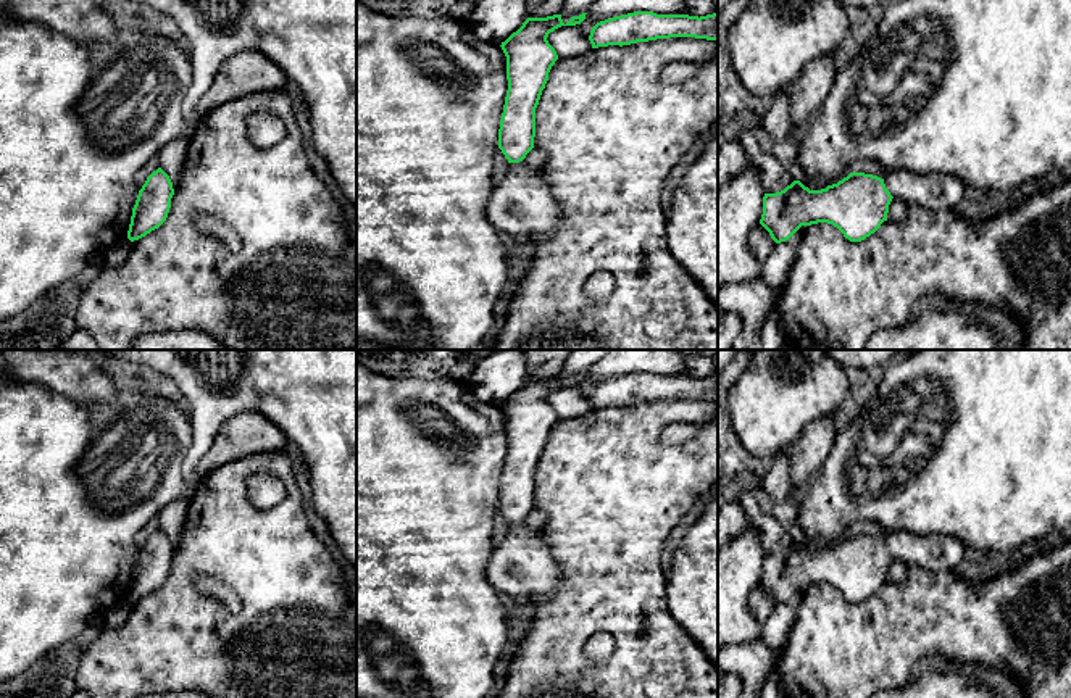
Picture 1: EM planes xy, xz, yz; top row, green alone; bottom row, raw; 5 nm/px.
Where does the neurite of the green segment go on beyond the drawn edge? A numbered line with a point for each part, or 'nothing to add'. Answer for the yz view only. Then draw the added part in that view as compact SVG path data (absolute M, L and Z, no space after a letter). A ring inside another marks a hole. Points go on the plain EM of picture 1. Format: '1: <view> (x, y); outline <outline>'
1: yz (936, 553); outline M890 530L886 532L884 545L894 559L932 574L955 571L968 558L965 543L952 535L919 537L905 530Z

